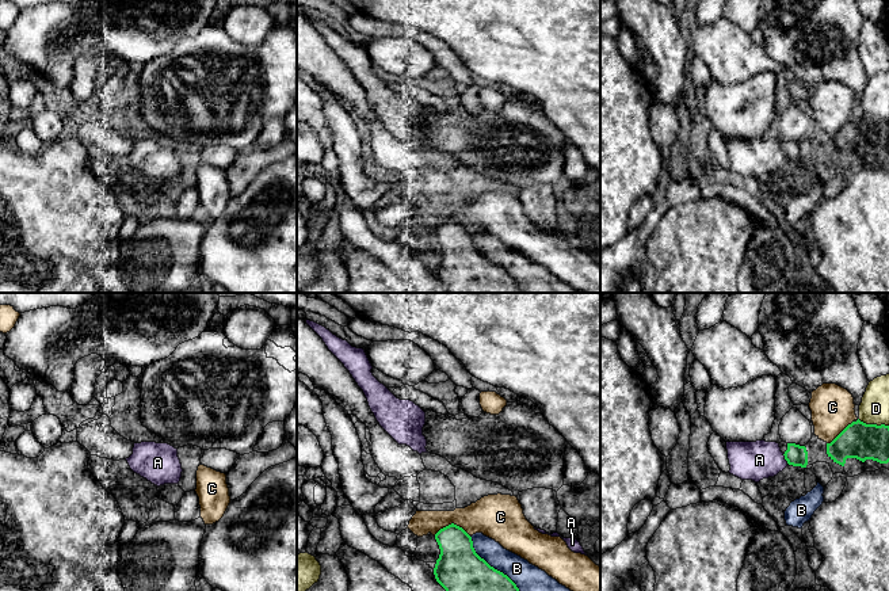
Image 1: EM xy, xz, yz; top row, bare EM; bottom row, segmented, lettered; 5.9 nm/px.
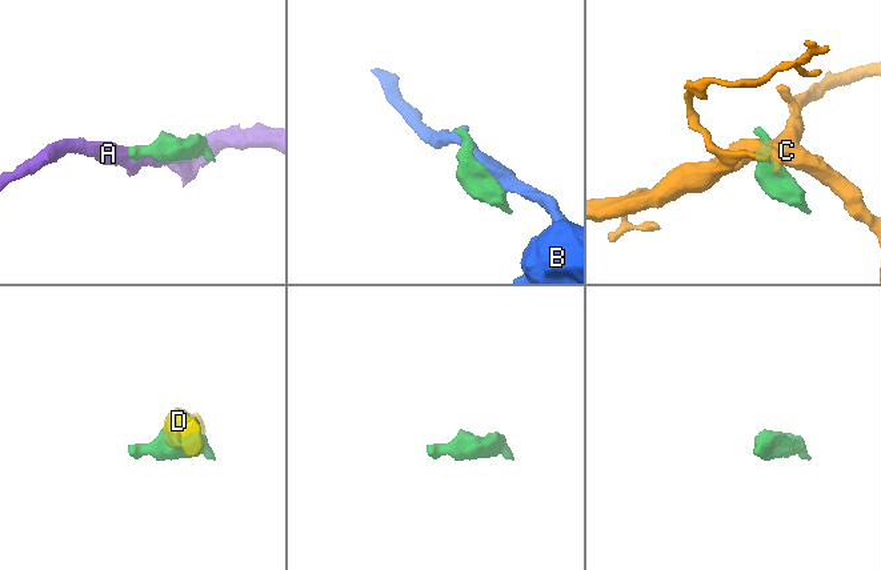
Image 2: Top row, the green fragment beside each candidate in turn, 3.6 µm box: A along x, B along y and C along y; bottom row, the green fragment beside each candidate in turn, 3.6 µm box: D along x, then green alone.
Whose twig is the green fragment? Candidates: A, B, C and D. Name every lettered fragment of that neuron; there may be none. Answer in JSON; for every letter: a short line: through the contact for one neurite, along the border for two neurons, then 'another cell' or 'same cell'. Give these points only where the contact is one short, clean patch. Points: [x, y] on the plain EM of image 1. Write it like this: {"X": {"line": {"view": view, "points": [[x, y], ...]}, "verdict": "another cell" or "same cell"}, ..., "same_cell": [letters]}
{"A": {"line": {"view": "yz", "points": [[782, 151], [788, 159]]}, "verdict": "another cell"}, "B": {"verdict": "another cell"}, "C": {"line": {"view": "xz", "points": [[434, 231], [456, 220], [469, 232]]}, "verdict": "another cell"}, "D": {"verdict": "another cell"}, "same_cell": []}

